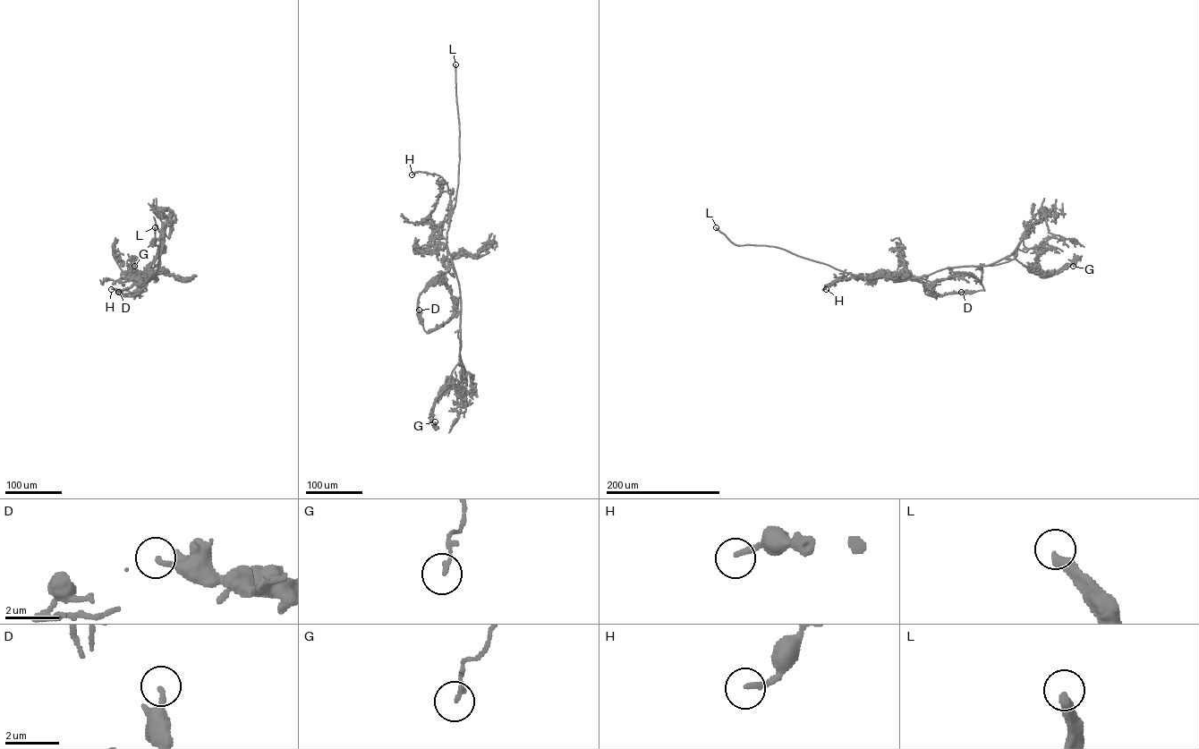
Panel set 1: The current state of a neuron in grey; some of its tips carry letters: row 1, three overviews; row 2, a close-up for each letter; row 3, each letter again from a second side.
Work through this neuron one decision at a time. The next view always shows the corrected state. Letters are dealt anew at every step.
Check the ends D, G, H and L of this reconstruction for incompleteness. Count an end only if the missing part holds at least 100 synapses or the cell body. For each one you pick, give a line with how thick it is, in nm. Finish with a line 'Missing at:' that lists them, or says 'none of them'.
L: 360 nm thick
Missing at: L

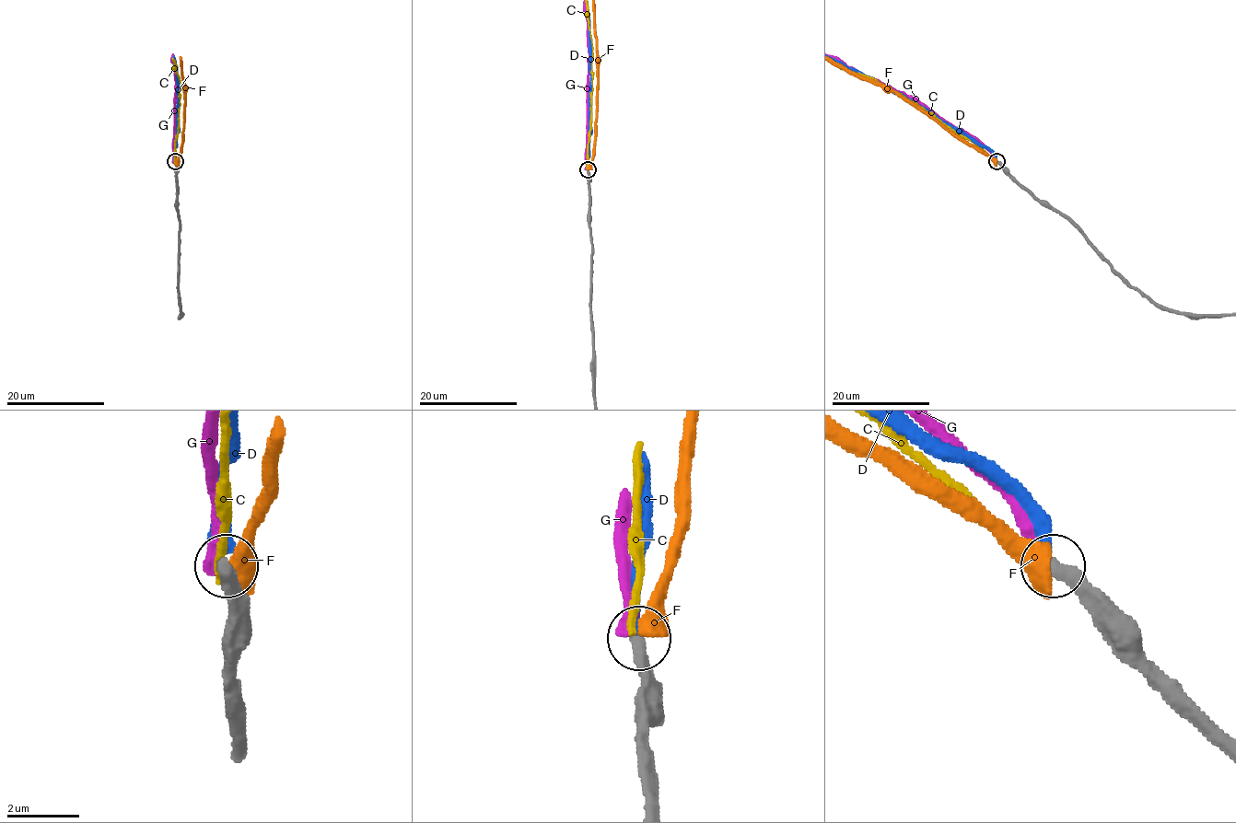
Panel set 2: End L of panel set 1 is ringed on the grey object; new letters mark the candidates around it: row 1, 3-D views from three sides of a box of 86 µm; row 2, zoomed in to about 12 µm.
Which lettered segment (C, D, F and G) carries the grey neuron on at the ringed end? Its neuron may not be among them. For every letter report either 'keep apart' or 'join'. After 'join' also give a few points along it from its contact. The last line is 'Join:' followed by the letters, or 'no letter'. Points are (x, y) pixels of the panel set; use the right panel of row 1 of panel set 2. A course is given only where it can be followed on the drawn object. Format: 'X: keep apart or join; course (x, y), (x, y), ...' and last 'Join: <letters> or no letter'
C: keep apart
D: keep apart
F: keep apart
G: keep apart
Join: no letter

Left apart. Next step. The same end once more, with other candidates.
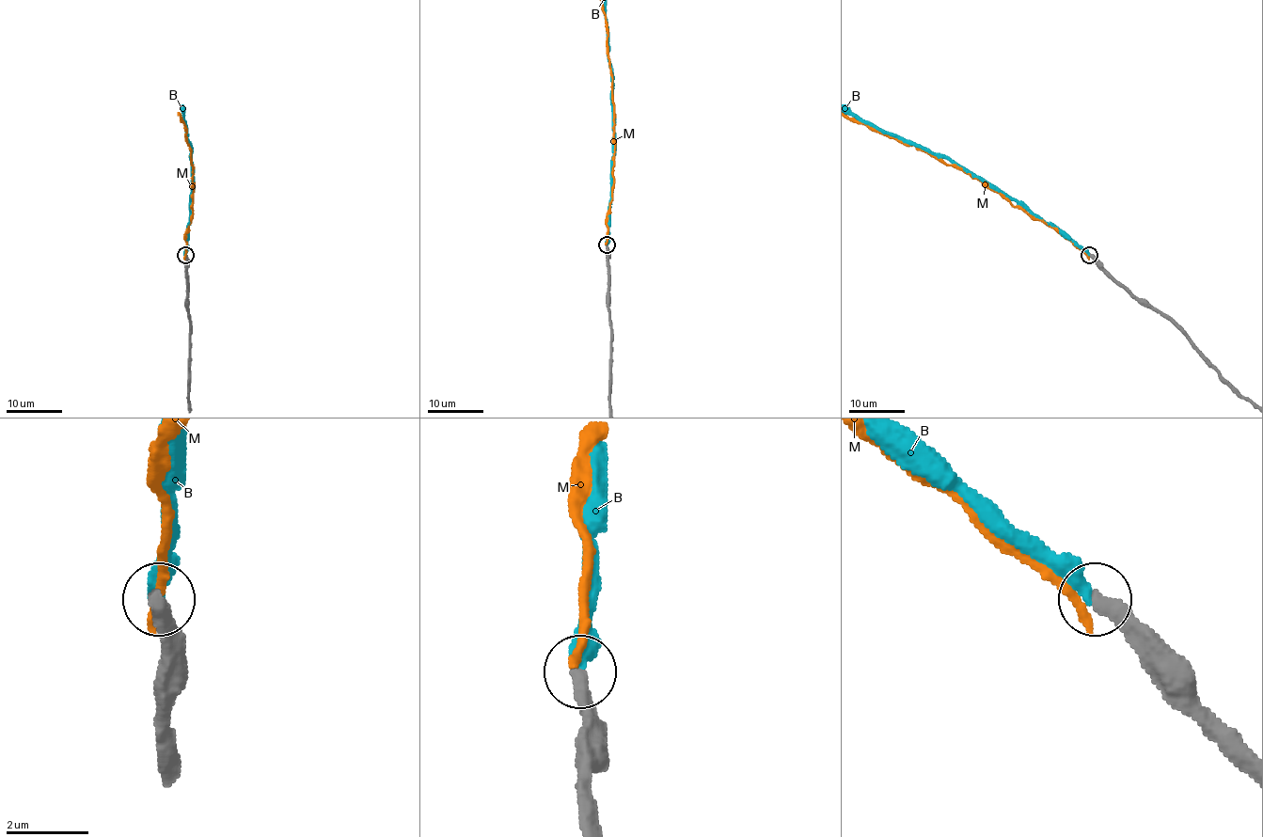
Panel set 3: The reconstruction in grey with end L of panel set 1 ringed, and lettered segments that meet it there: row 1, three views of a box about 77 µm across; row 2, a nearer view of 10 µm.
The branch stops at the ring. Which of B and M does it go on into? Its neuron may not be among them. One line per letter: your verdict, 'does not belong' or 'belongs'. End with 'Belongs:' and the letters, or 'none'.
B: belongs
M: does not belong
Belongs: B

